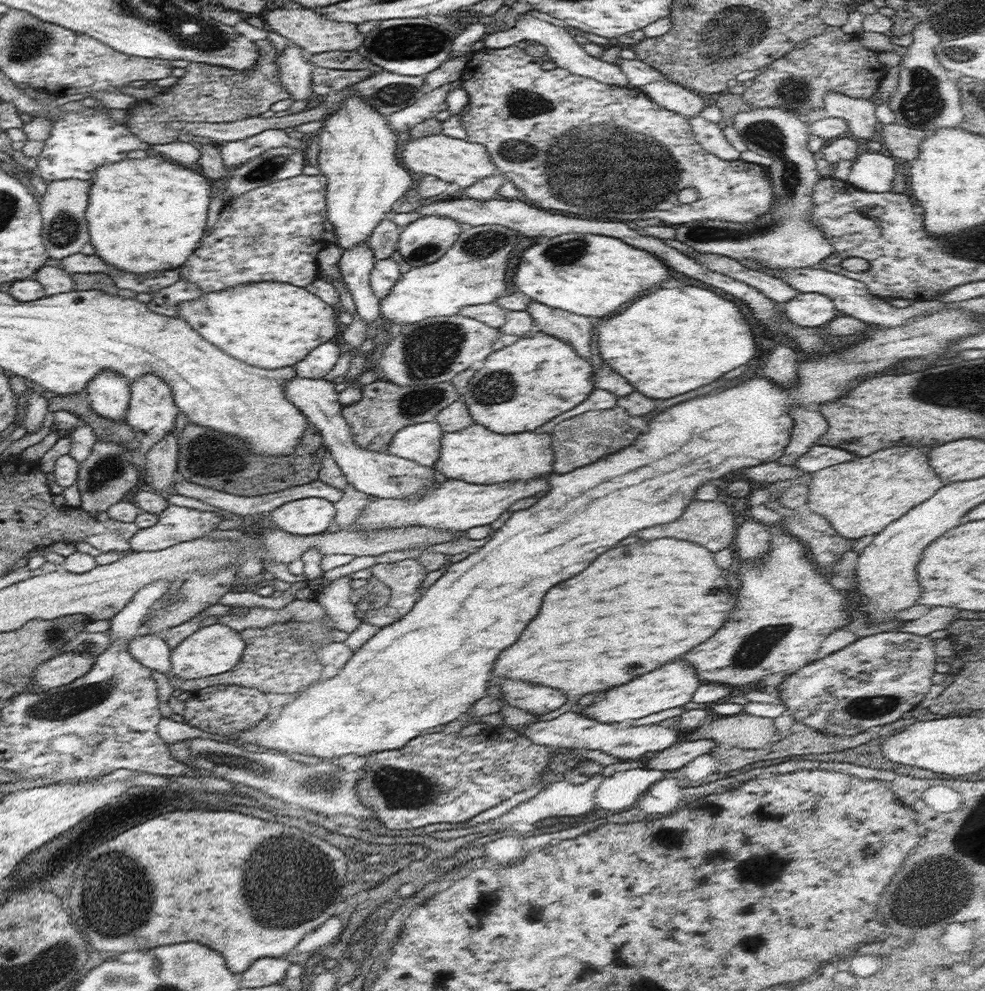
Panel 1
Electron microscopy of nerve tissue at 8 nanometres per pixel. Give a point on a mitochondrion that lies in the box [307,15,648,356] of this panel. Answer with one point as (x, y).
(400, 42)

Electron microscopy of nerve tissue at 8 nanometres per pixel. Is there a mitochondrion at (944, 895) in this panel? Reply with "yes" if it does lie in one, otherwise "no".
yes

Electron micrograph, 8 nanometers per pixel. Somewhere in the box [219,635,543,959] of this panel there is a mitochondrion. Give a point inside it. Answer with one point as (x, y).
(288, 878)

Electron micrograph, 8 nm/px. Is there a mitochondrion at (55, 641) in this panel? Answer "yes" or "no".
yes

